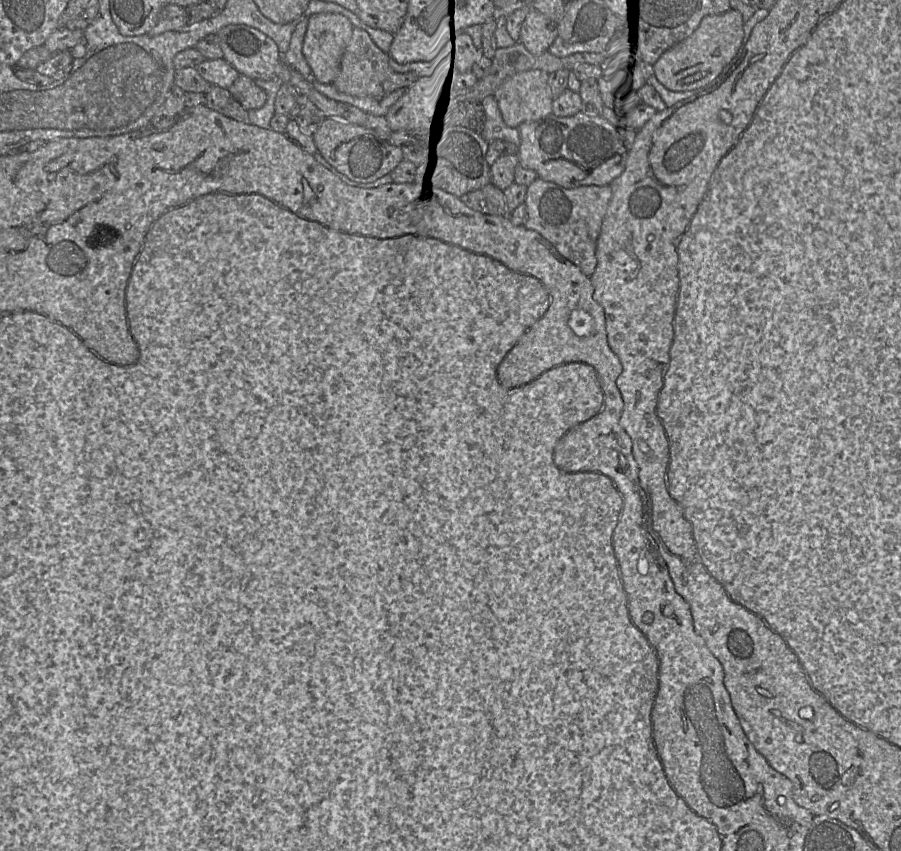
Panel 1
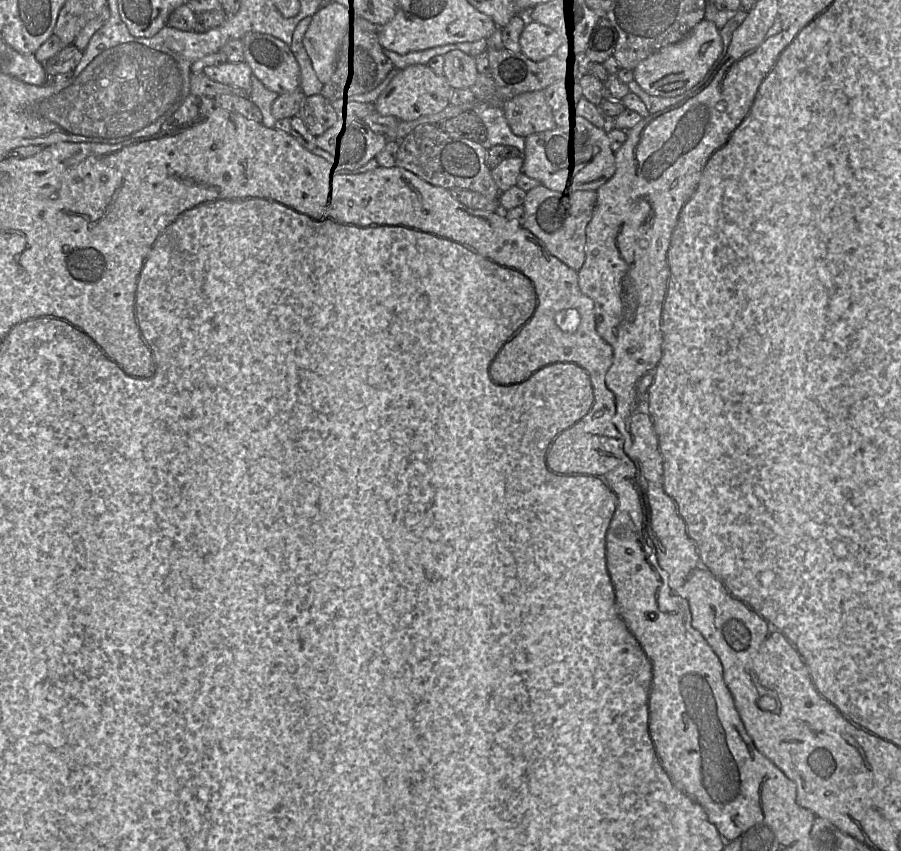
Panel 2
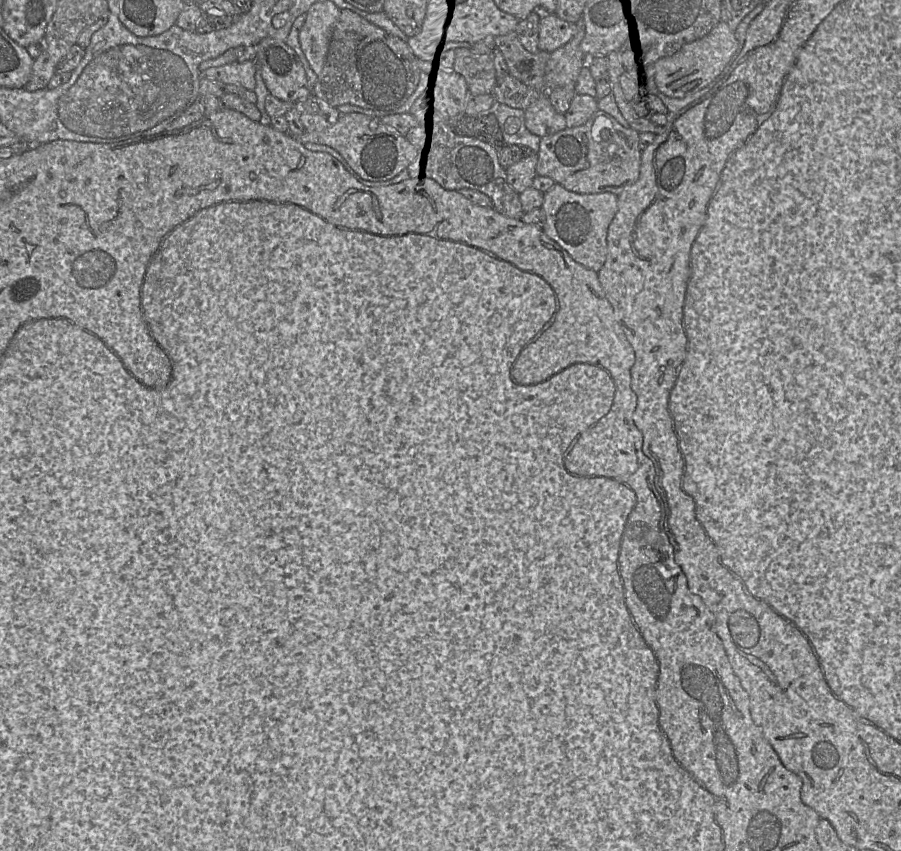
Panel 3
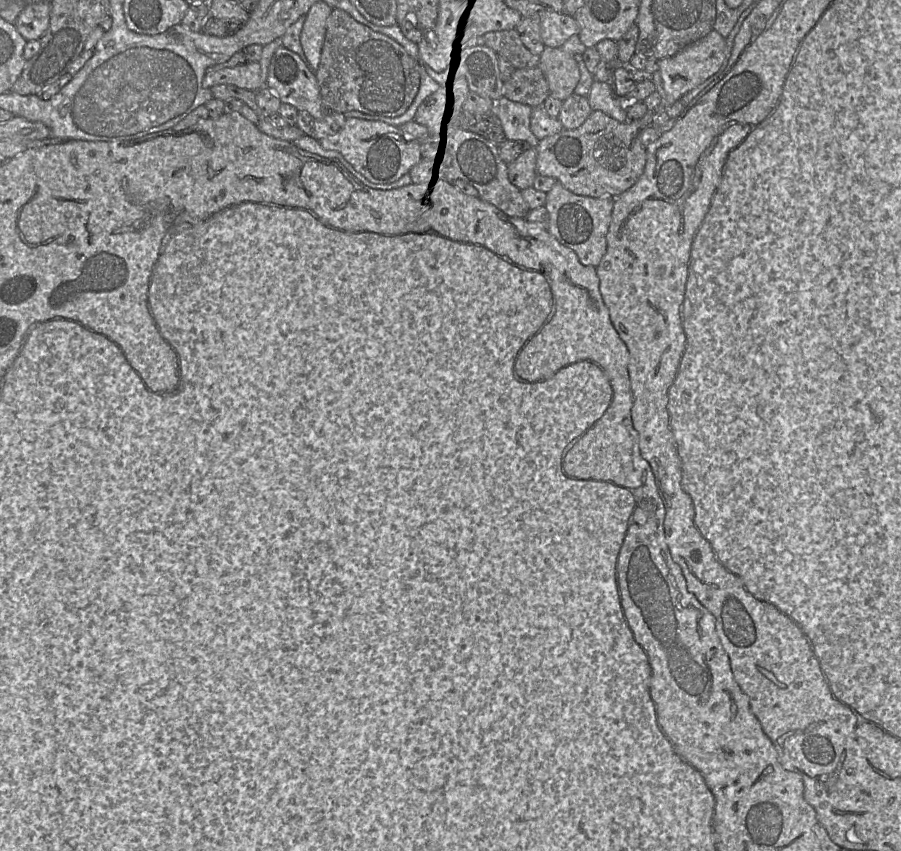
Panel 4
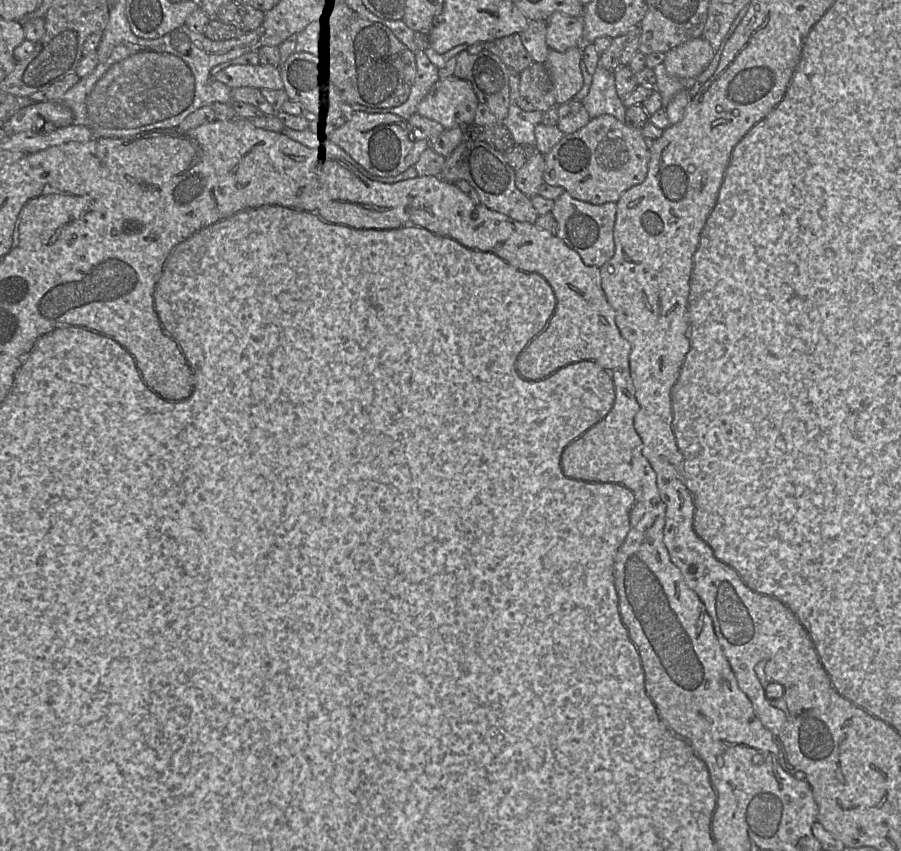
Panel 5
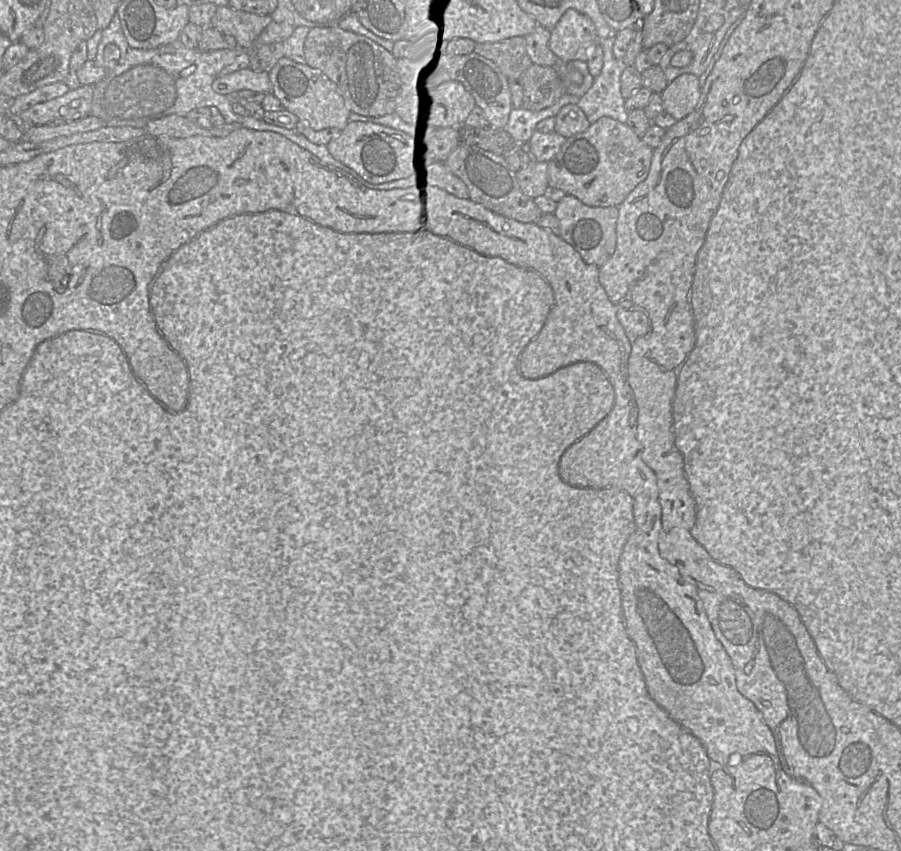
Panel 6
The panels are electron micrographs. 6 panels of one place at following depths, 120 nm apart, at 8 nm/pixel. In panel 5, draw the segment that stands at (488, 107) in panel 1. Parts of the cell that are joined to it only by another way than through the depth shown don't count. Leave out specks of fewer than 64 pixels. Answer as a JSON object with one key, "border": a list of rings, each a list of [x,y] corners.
{"border":[[[511,103],[507,117],[500,123],[509,130],[515,145],[535,148],[535,128],[542,123],[543,113],[539,111],[527,112],[516,103]]]}

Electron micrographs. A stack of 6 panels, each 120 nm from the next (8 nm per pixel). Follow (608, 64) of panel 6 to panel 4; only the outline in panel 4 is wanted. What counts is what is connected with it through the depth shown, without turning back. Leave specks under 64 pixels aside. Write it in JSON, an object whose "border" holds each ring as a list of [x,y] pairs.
{"border":[[[594,81],[588,95],[592,111],[601,111],[620,123],[628,122],[626,103],[616,96],[613,85]]]}

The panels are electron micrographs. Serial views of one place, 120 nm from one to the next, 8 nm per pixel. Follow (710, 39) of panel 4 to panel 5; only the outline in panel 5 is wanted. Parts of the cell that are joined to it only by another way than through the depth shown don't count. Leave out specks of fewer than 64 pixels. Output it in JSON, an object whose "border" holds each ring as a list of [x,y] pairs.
{"border":[[[698,37],[665,53],[663,64],[674,78],[696,79],[709,66],[714,55],[711,44]]]}

